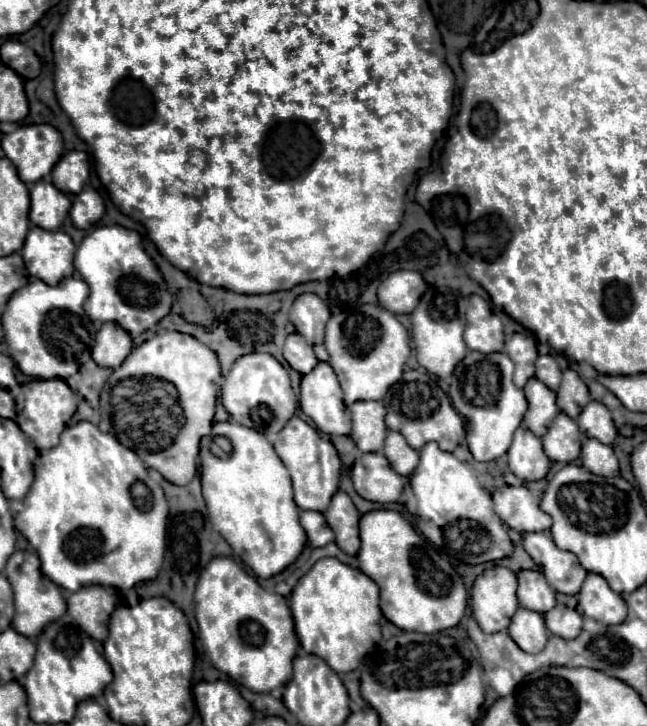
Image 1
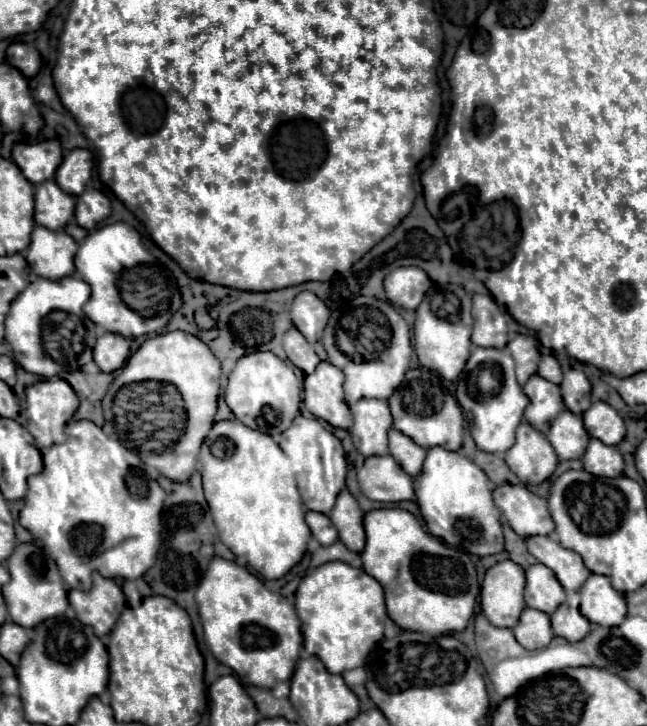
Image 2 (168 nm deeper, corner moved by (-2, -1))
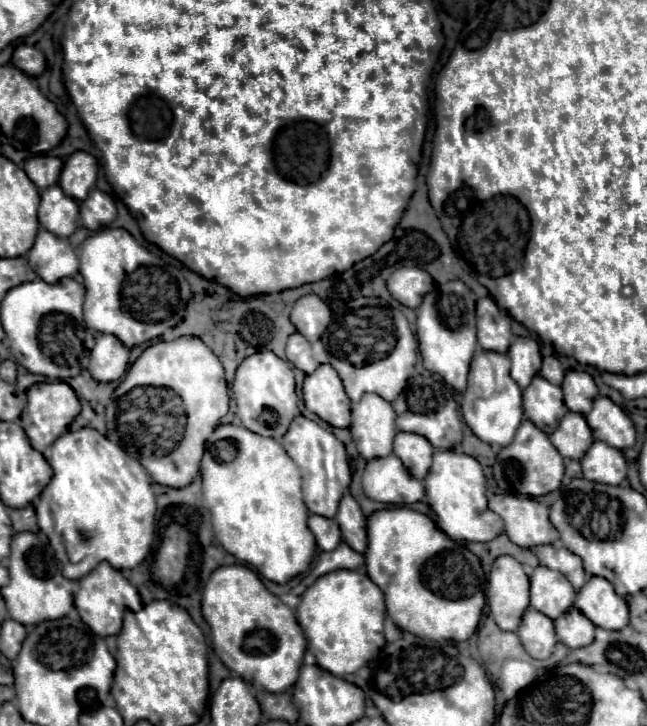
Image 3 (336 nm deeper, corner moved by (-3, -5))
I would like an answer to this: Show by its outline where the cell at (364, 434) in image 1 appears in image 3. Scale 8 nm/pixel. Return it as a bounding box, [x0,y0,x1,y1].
[350,395,396,459]

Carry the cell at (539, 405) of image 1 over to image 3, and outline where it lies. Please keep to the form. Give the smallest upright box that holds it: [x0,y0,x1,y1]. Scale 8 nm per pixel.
[522,375,566,433]

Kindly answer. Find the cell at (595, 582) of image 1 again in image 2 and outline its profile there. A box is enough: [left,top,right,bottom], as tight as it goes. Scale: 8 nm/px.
[581,575,627,627]

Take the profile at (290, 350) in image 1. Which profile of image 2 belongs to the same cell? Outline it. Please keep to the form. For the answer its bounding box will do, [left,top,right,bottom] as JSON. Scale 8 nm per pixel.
[283,327,319,373]

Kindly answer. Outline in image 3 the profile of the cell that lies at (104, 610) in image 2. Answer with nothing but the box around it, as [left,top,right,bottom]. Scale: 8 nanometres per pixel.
[74,561,143,637]

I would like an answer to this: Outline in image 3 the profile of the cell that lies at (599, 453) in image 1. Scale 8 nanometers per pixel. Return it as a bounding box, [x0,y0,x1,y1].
[580,441,626,485]

